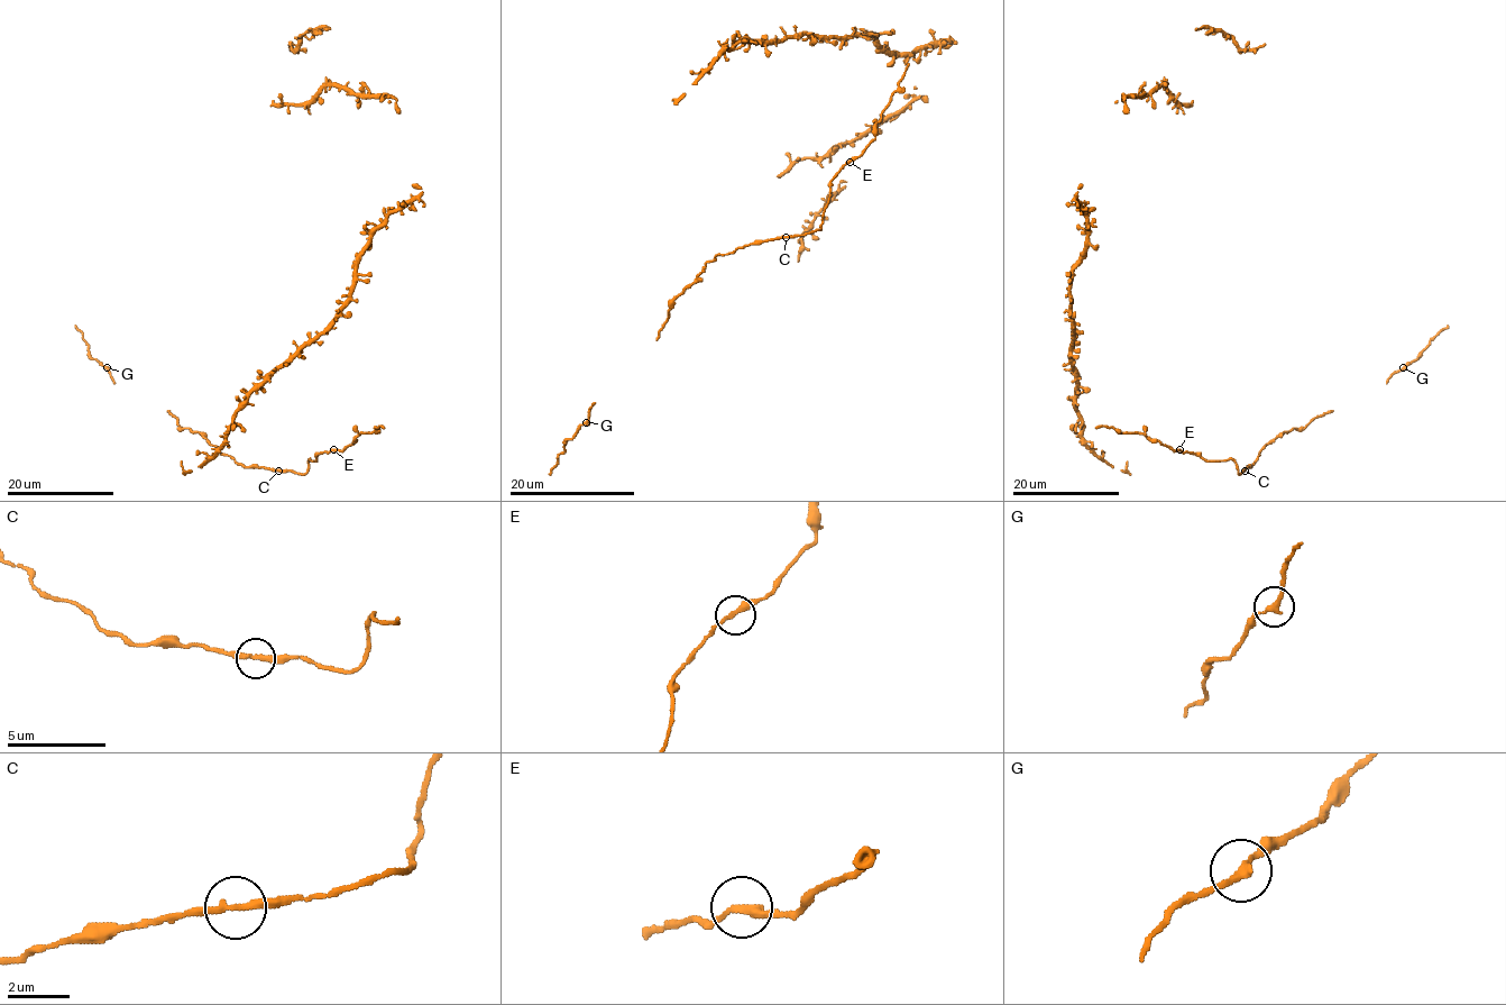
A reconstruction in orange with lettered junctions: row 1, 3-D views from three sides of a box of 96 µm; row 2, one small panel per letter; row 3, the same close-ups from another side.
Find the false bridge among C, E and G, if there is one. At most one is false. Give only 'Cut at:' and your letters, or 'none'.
Cut at: none

